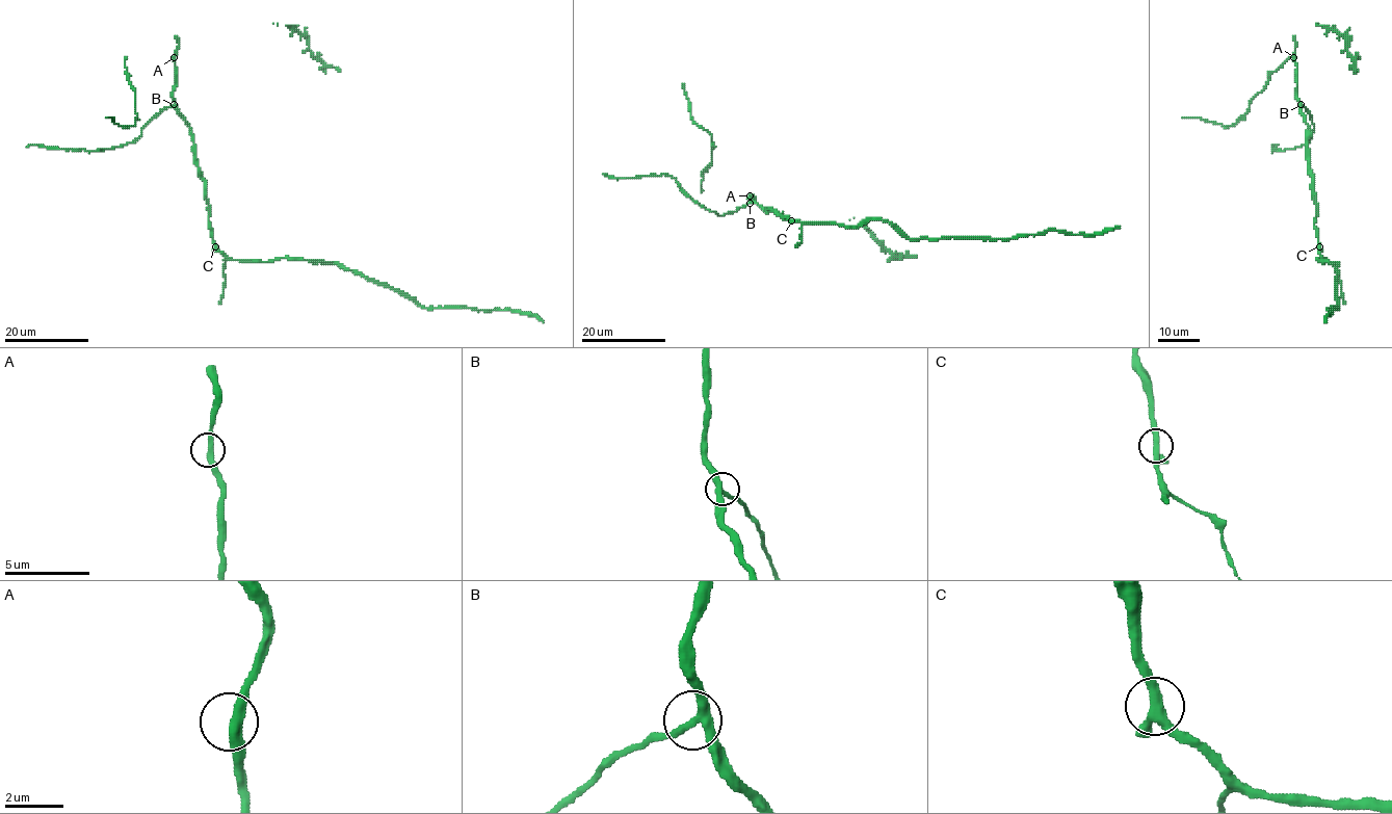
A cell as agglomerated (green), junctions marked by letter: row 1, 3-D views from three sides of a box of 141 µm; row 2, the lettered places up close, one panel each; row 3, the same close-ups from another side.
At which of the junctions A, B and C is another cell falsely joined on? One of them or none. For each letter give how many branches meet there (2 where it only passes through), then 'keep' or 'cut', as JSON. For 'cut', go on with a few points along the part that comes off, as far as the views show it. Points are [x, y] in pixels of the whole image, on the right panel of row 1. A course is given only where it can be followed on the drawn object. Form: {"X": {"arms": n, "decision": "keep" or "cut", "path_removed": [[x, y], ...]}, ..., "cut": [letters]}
{"A": {"arms": 2, "decision": "keep"}, "B": {"arms": 3, "decision": "keep"}, "C": {"arms": 3, "decision": "keep"}, "cut": []}

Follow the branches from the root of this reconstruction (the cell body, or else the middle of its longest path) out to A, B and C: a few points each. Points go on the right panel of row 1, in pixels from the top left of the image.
A: (1315, 221), (1316, 200), (1307, 160), (1307, 123), (1296, 97), (1296, 62), (1293, 57)
B: (1315, 221), (1316, 200), (1307, 160), (1307, 123), (1301, 112), (1301, 104)
C: (1315, 221), (1318, 246)

